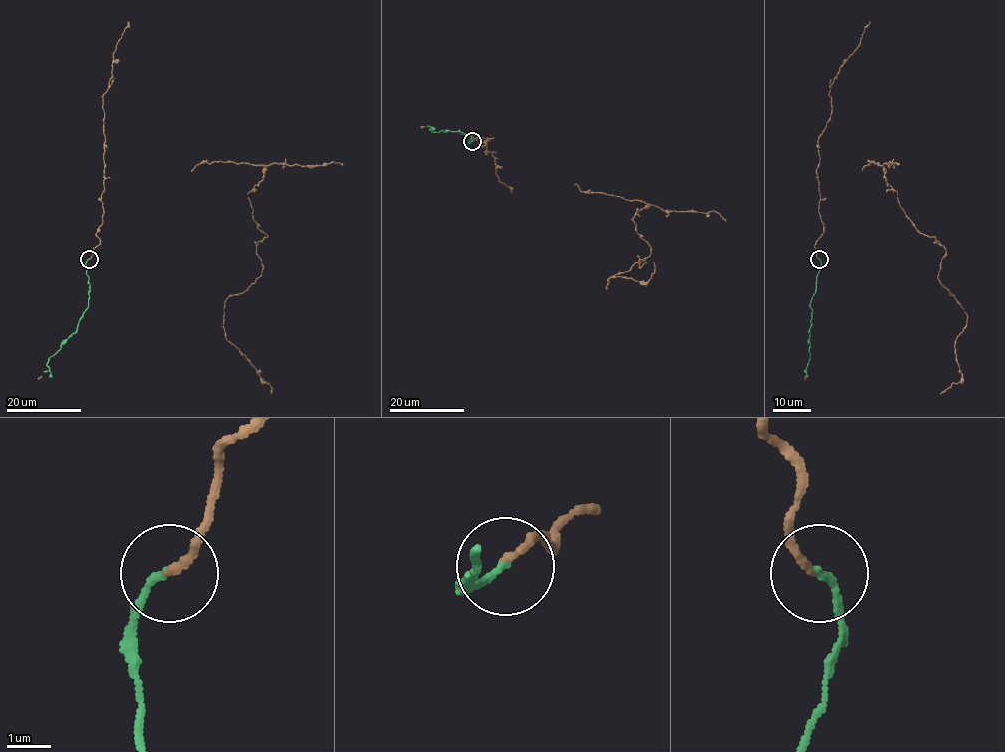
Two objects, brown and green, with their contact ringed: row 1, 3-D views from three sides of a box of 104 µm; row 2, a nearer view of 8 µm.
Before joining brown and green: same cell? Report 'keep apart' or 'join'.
join

